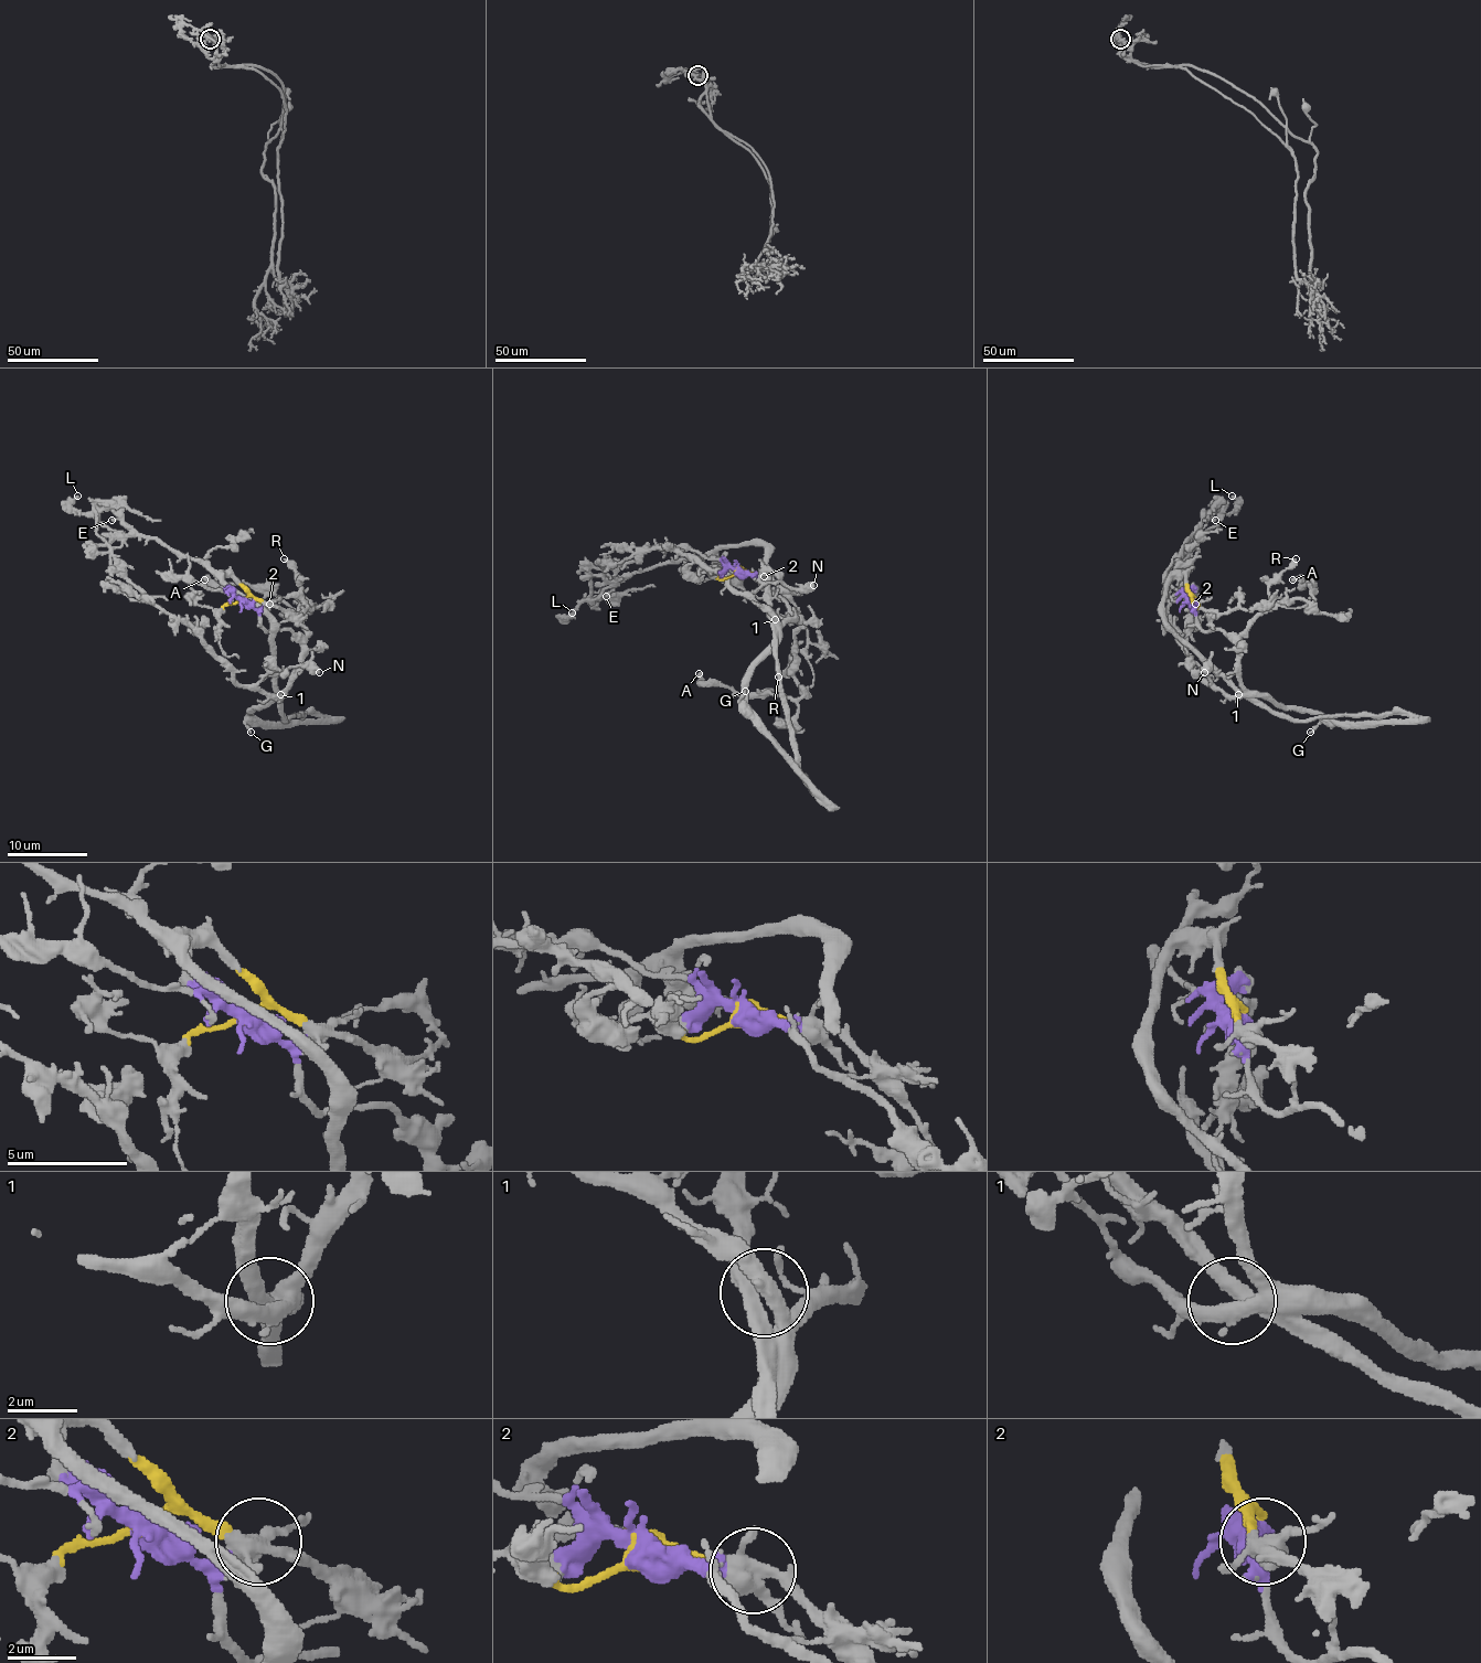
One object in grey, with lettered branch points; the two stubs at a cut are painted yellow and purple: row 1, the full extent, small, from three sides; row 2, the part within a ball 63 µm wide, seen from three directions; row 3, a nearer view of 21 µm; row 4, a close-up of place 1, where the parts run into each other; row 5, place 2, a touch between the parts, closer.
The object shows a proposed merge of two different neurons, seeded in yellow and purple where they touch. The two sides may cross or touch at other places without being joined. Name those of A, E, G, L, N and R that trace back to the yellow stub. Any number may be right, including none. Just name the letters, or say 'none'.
E, L, R

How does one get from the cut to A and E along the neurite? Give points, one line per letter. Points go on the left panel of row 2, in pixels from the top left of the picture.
A: (242, 600), (258, 613), (266, 630), (304, 635), (300, 598), (308, 610), (296, 613), (252, 584), (204, 581)
E: (242, 600), (247, 594), (230, 576), (180, 558), (153, 539), (134, 532), (119, 519), (112, 520)

